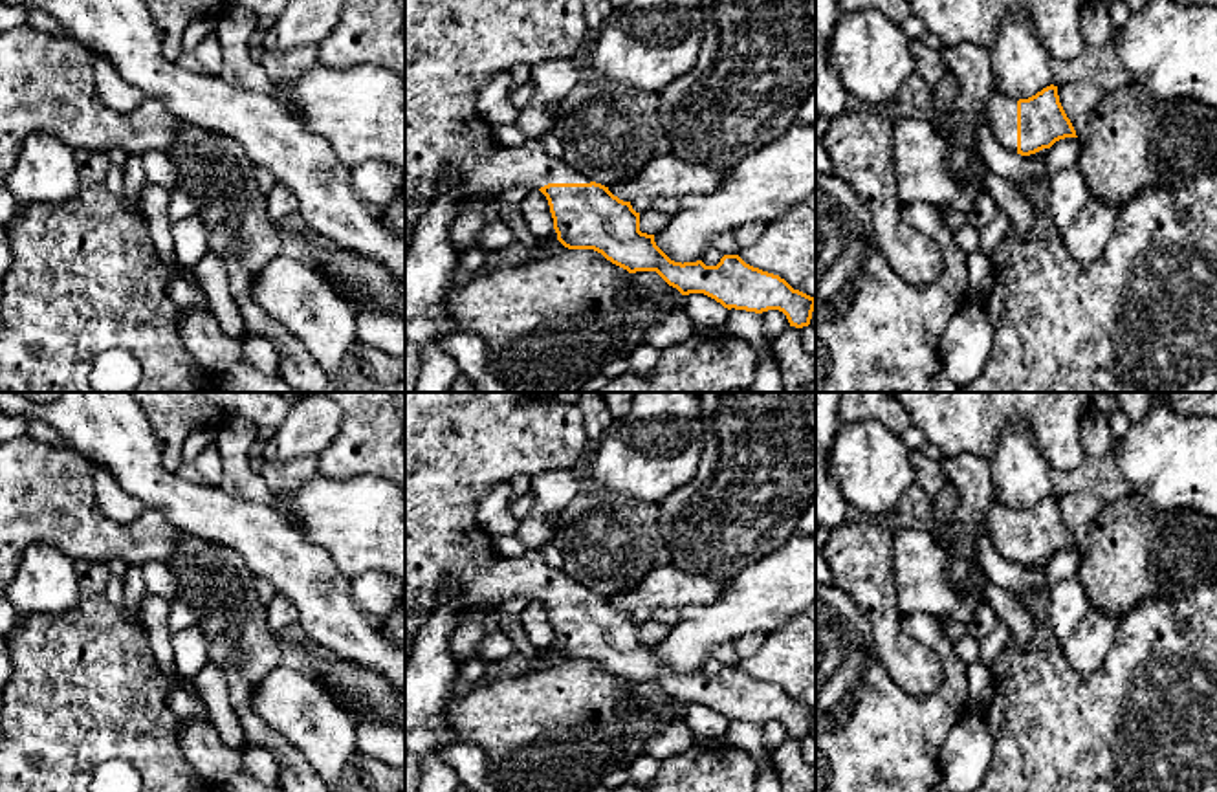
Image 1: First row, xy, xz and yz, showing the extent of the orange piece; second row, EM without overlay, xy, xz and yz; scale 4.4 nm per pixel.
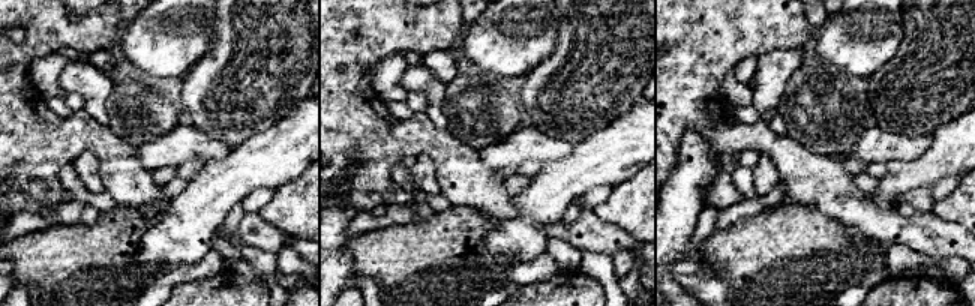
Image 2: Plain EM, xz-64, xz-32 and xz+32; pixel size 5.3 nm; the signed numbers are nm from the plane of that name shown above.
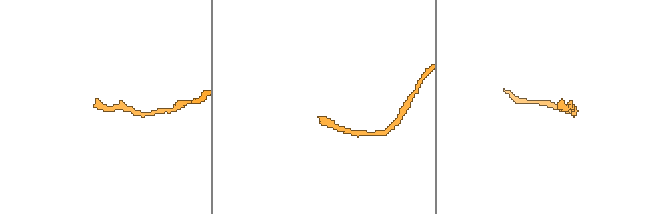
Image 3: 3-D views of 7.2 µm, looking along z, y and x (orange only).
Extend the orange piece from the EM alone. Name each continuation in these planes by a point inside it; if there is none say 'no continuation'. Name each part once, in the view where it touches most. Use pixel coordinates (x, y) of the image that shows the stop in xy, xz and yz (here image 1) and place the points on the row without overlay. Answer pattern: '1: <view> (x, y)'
1: xz (457, 444)

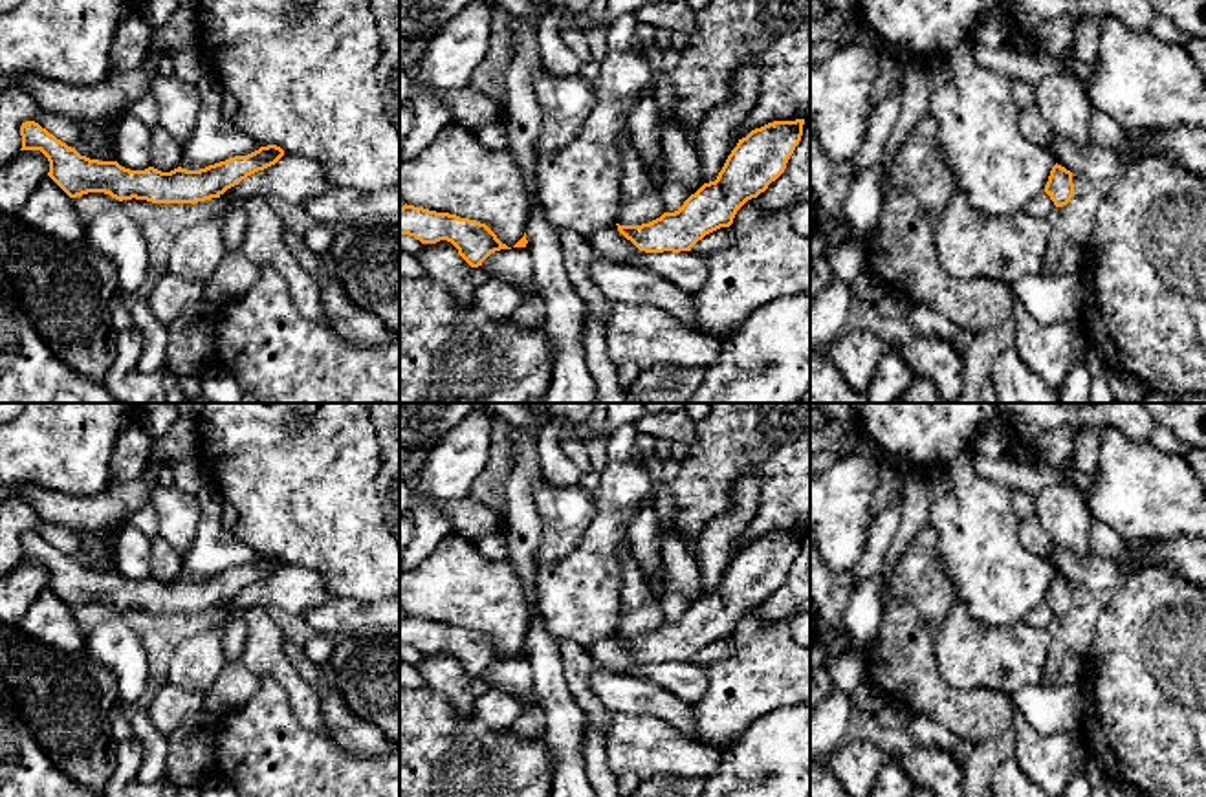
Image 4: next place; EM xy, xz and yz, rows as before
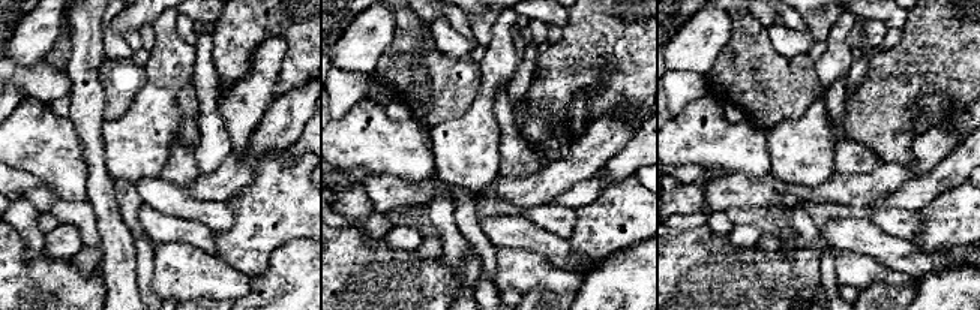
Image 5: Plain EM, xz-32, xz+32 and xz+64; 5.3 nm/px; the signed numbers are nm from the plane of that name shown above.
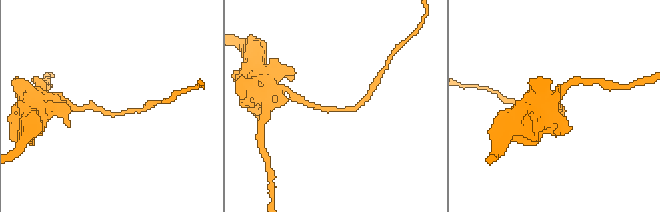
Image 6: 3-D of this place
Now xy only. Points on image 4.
no continuation

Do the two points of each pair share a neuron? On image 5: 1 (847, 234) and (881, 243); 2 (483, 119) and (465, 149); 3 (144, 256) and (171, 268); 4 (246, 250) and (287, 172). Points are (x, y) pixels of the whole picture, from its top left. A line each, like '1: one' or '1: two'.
1: one
2: one
3: two
4: one

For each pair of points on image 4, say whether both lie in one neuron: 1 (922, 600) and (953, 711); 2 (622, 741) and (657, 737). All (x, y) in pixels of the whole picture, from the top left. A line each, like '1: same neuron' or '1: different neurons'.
1: same neuron
2: same neuron

